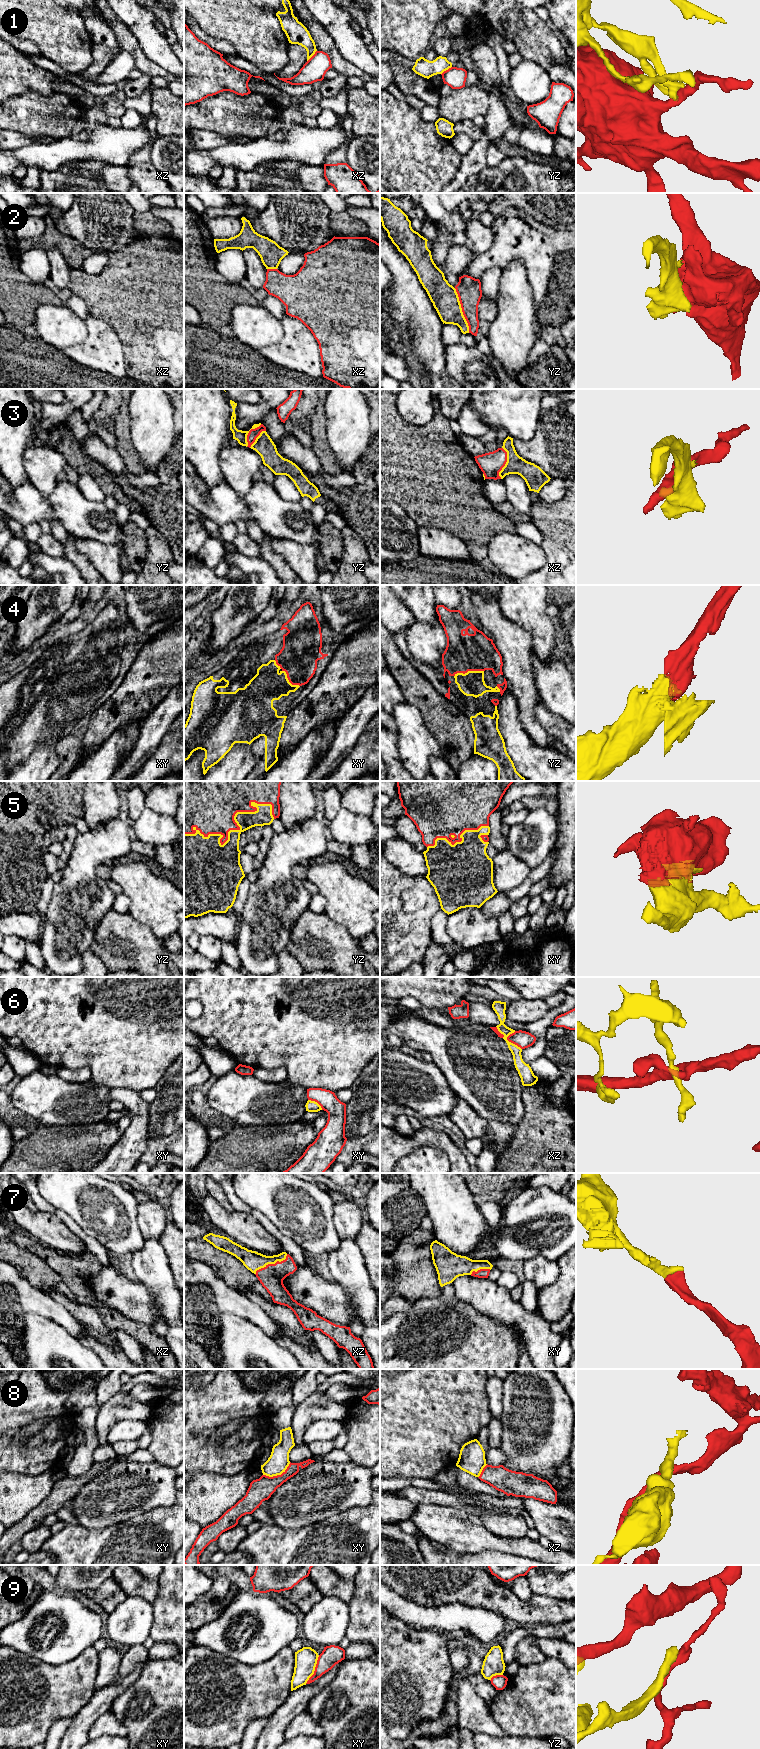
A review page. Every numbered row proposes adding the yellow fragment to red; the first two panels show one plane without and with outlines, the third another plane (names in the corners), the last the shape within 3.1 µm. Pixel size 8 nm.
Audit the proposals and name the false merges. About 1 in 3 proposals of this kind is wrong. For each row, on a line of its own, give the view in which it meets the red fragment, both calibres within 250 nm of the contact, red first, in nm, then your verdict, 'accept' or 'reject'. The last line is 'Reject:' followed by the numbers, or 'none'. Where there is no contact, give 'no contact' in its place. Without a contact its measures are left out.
1: meets red in xz; 180 nm thick on the red side, 170 nm on the other; reject
2: meets red in yz; 190 nm thick on the red side, 220 nm on the other; reject
3: meets red in xz; 180 nm thick on the red side, 160 nm on the other; reject
4: meets red in yz; 300 nm thick on the red side, 200 nm on the other; accept
5: meets red in yz; 360 nm thick on the red side, 220 nm on the other; accept
6: meets red in xz; 140 nm thick on the red side, 110 nm on the other; reject
7: meets red in xz; 200 nm thick on the red side, 160 nm on the other; accept
8: meets red in xy; 180 nm thick on the red side, 170 nm on the other; reject
9: meets red in xy; 160 nm thick on the red side, 180 nm on the other; reject
Reject: 1, 2, 3, 6, 8, 9

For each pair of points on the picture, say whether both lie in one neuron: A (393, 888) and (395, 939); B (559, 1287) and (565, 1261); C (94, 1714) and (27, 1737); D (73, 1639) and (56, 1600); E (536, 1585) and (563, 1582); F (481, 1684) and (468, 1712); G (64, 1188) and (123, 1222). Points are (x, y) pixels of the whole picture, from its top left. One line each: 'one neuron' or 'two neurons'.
A: one neuron
B: one neuron
C: two neurons
D: one neuron
E: one neuron
F: two neurons
G: one neuron

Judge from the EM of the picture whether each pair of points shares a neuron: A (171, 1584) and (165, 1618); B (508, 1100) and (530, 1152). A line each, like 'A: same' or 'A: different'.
A: same
B: different

